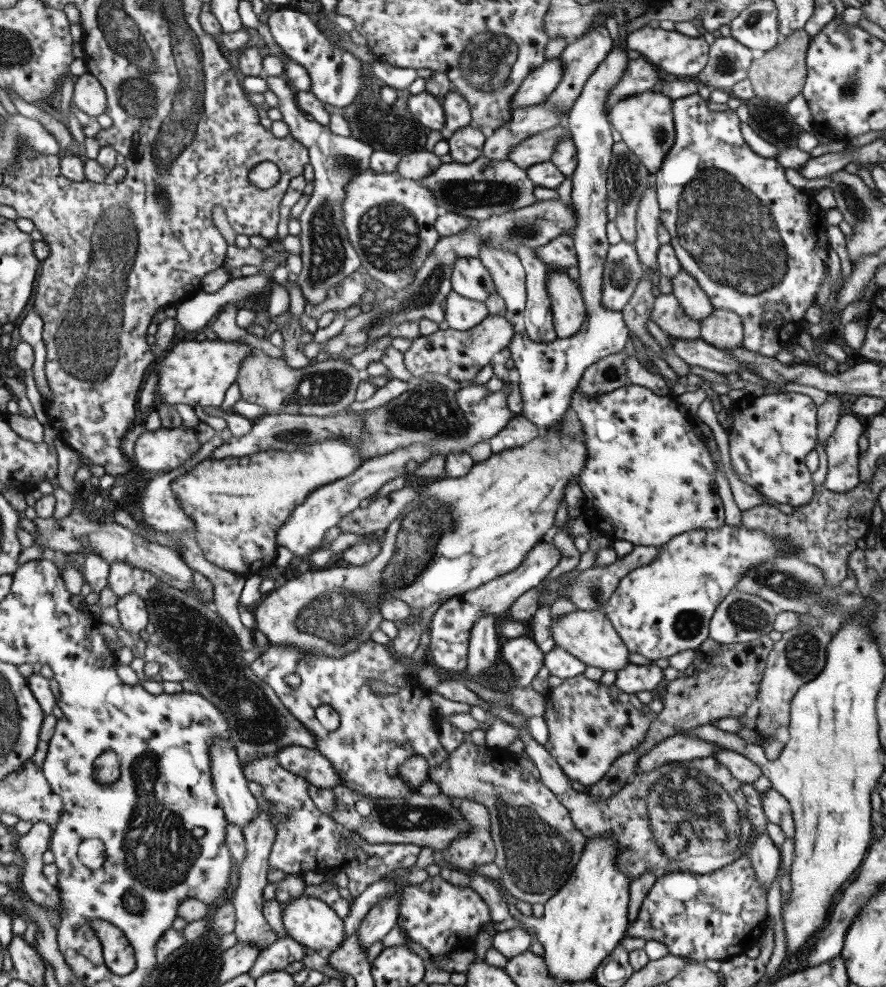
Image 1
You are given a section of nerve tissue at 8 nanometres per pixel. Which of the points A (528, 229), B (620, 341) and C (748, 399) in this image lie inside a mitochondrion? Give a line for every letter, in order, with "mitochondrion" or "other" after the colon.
A: mitochondrion
B: other
C: other

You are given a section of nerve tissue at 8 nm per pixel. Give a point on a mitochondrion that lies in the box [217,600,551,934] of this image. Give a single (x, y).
(395, 818)

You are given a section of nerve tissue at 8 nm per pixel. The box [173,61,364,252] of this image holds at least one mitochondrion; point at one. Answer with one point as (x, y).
(344, 164)

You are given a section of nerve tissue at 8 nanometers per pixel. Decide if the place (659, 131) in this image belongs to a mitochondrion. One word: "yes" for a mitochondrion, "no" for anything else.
yes

